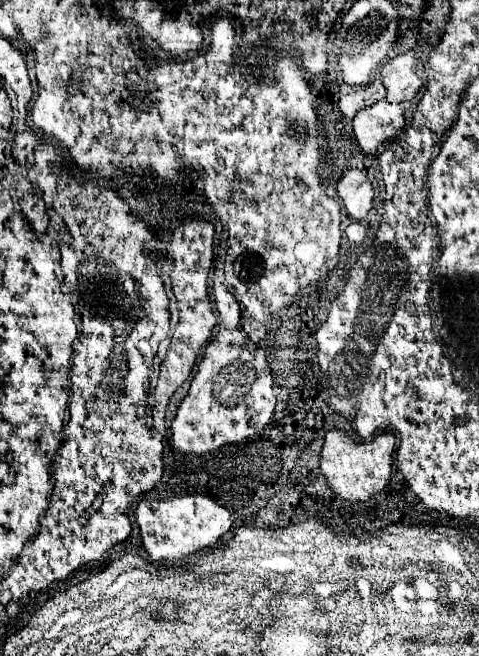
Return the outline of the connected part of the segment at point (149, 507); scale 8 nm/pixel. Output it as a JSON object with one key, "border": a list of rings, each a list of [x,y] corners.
{"border":[[[184,495],[166,501],[144,499],[138,503],[134,517],[140,527],[142,545],[154,561],[180,559],[206,547],[212,547],[232,527],[230,511],[204,495]]]}

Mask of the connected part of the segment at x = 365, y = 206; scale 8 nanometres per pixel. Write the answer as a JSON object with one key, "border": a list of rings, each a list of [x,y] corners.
{"border":[[[350,169],[336,185],[340,199],[346,205],[350,217],[362,221],[374,203],[374,187],[368,181],[366,173],[360,169]]]}

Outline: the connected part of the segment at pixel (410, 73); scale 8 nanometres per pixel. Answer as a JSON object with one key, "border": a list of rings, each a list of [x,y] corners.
{"border":[[[406,51],[384,63],[380,73],[384,77],[382,81],[388,91],[388,95],[386,95],[388,101],[398,103],[398,101],[410,101],[412,97],[416,97],[416,93],[422,87],[422,79],[418,75],[418,65],[420,65],[420,61],[414,55],[414,51]]]}

